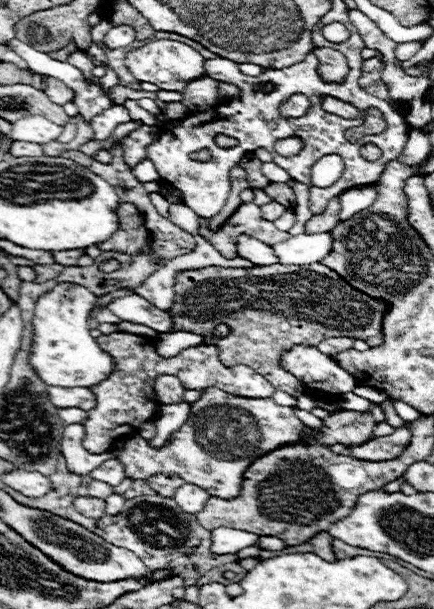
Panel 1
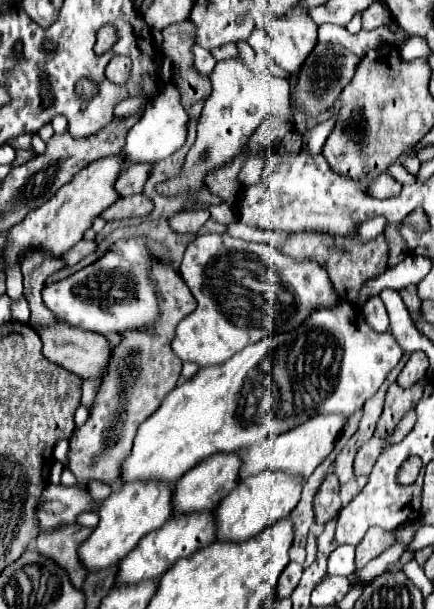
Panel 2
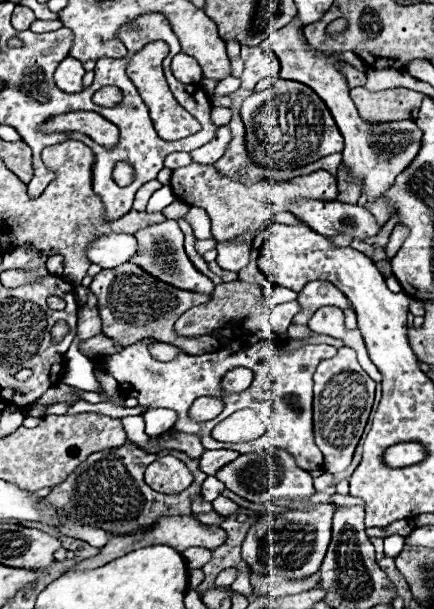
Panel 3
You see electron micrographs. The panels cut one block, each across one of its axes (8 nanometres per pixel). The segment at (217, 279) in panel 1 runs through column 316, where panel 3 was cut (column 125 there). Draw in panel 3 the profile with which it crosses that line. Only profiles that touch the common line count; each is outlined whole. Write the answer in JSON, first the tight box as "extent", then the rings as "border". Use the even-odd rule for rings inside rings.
{"extent":[92,264,218,354],"border":[[[122,264],[120,268],[112,268],[112,272],[100,272],[92,284],[92,294],[98,298],[98,310],[102,318],[102,332],[110,336],[118,344],[134,344],[142,338],[156,338],[160,342],[174,344],[186,354],[206,354],[218,350],[218,340],[210,334],[200,338],[182,338],[174,332],[174,322],[192,306],[204,304],[210,300],[208,294],[196,294],[178,290],[170,284],[164,284],[156,278],[152,278],[148,272],[138,268],[136,264]]]}

